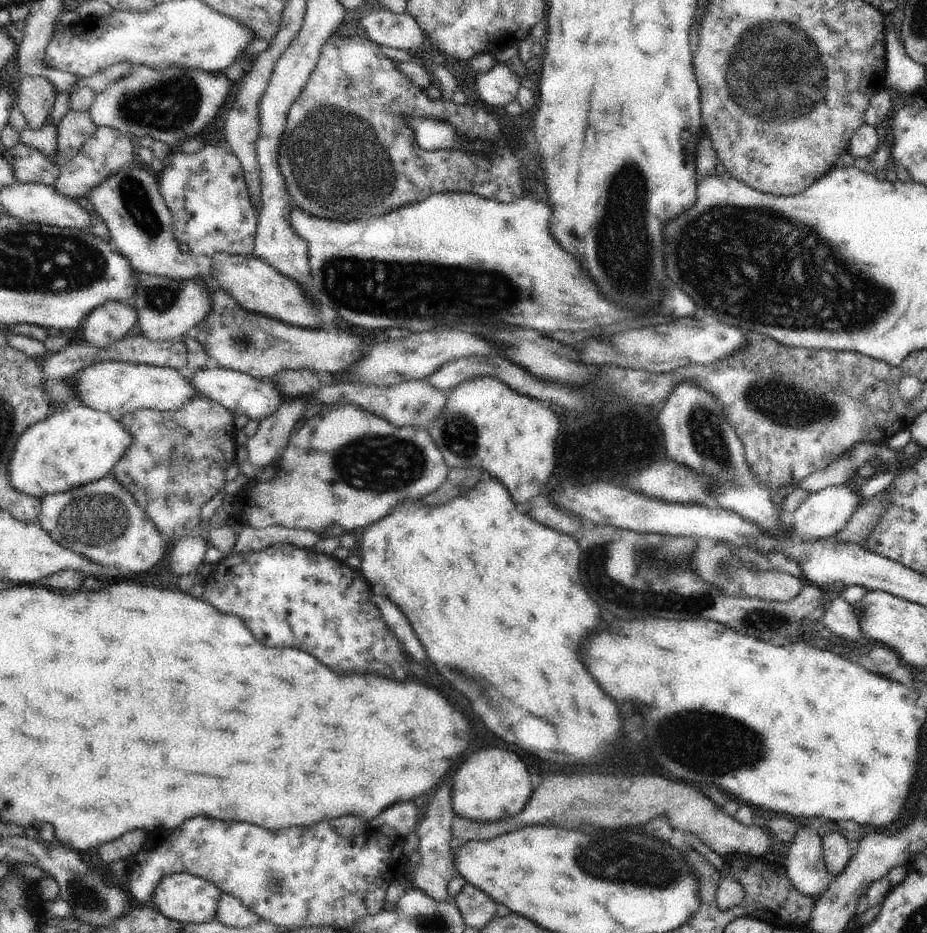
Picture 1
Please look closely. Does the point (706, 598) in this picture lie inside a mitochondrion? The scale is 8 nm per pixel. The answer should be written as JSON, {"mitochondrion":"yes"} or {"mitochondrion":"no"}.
{"mitochondrion":"yes"}

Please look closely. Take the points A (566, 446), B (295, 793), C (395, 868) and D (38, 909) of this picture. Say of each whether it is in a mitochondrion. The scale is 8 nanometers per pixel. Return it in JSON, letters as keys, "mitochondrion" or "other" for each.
{"A":"other","B":"other","C":"other","D":"other"}

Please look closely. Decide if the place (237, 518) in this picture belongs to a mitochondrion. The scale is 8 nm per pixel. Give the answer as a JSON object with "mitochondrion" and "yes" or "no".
{"mitochondrion":"no"}

